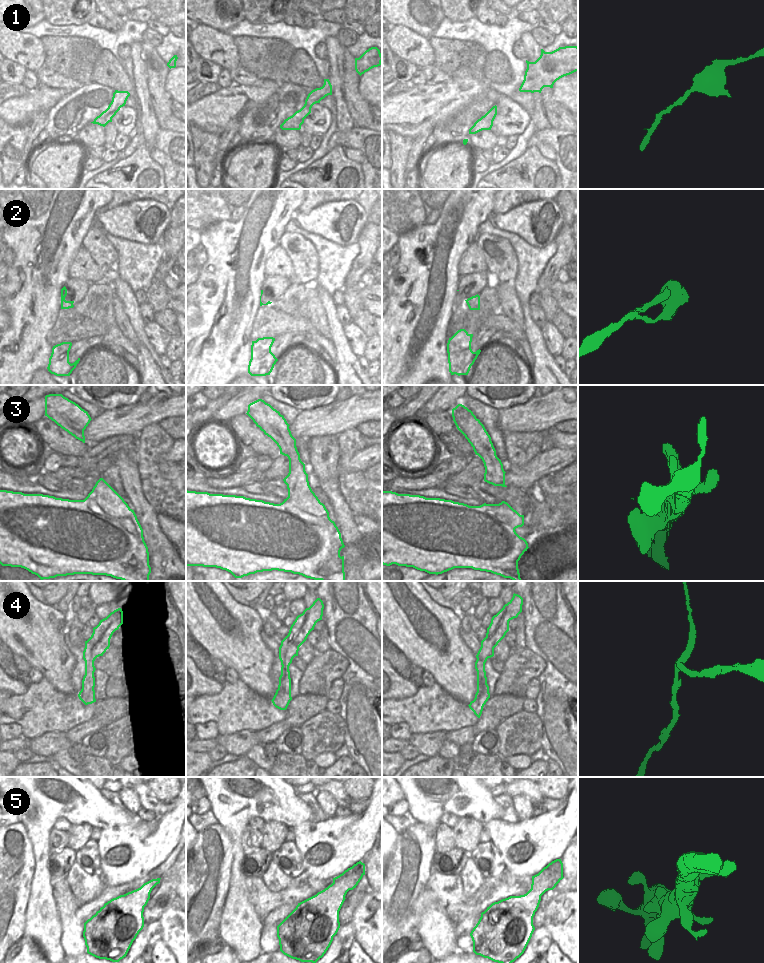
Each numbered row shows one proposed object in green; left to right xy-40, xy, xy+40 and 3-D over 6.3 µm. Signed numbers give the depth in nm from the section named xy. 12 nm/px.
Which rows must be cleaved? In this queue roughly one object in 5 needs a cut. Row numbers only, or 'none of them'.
none of them

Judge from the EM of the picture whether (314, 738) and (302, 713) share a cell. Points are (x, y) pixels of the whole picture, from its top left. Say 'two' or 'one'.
two

